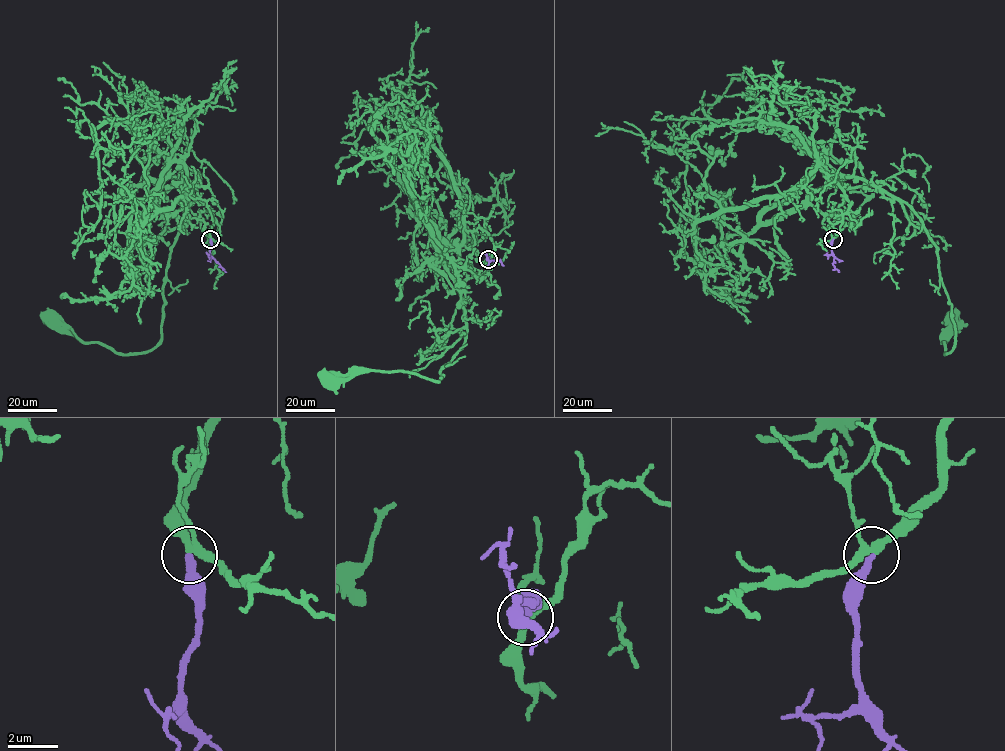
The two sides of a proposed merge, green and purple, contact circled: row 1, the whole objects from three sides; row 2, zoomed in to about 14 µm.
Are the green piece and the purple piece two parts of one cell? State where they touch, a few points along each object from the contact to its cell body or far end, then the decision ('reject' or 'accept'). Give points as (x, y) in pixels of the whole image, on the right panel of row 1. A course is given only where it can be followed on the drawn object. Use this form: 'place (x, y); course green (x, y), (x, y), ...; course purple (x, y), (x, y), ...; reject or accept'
place (833, 239); course green (833, 239), (850, 202), (820, 162), (875, 184), (918, 217), (951, 305), (955, 345), (945, 354), (955, 320); course purple (833, 239), (833, 264), (839, 272); accept

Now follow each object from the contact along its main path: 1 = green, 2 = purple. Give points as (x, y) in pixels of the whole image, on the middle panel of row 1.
1: (488, 259), (491, 268), (478, 276), (460, 249), (445, 252), (466, 338), (439, 382), (373, 371), (334, 381)
2: (488, 259), (496, 259), (503, 265)

